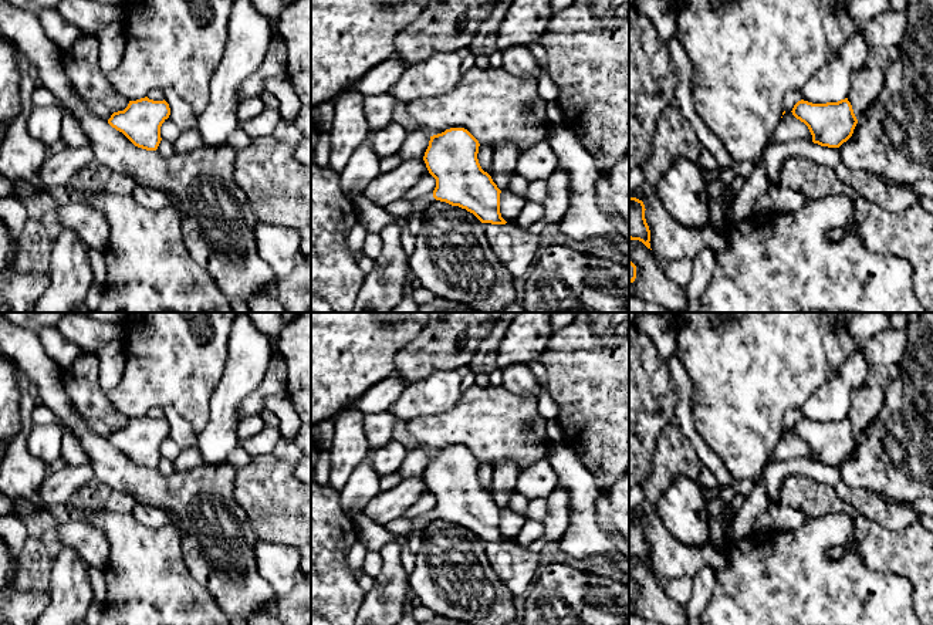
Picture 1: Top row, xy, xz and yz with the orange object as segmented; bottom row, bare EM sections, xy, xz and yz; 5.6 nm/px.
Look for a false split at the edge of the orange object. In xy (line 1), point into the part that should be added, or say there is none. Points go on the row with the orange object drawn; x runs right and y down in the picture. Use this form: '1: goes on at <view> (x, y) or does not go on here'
1: does not go on here

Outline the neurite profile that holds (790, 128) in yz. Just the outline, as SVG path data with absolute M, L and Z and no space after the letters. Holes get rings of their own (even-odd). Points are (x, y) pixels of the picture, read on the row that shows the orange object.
M791 91L784 98L784 111L781 121L775 129L770 134L767 145L780 145L791 141L808 141L812 142L812 135L808 126L792 115L794 105L802 99L798 91Z

